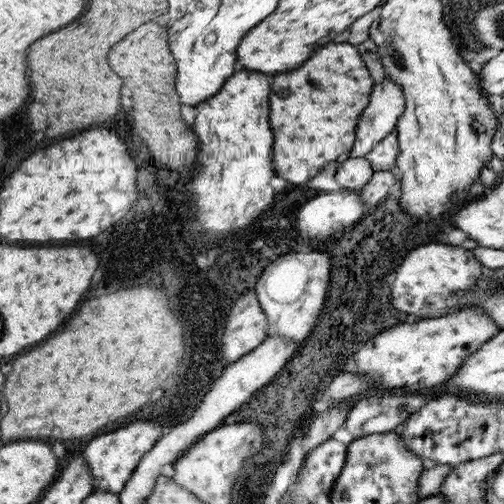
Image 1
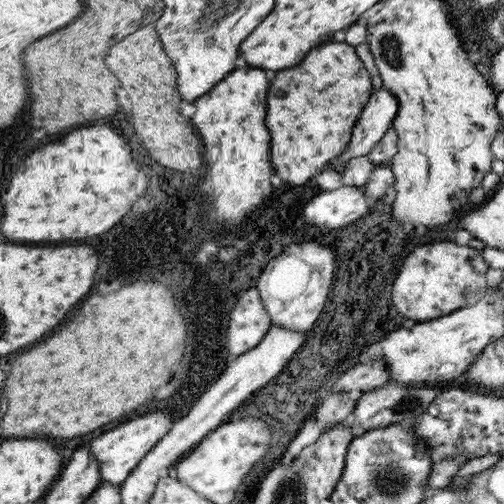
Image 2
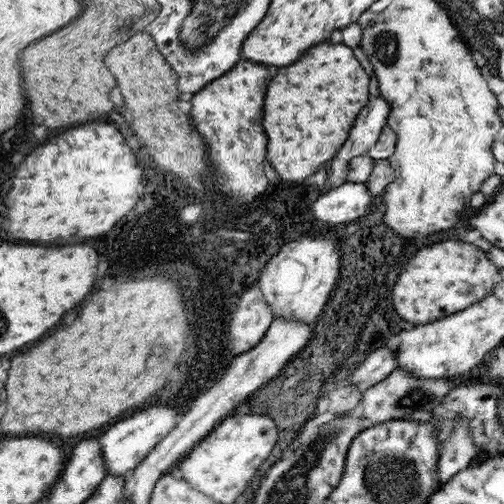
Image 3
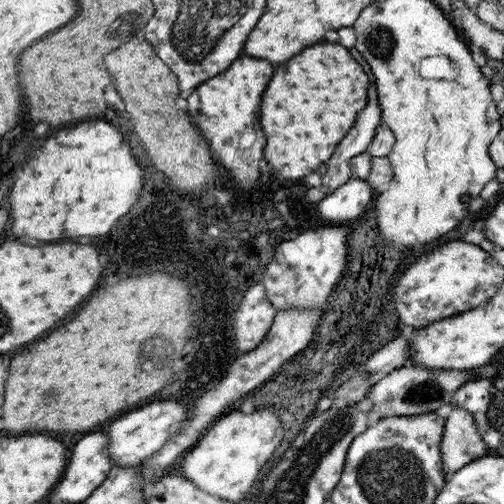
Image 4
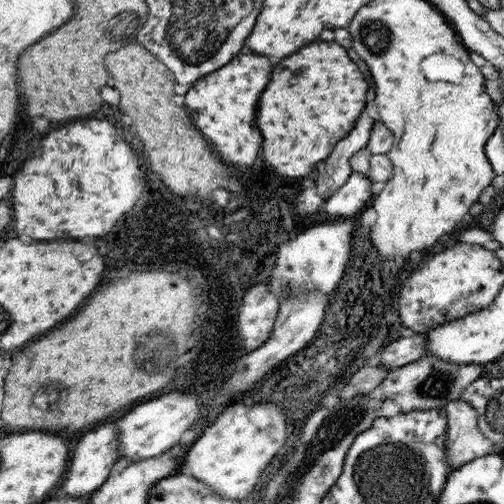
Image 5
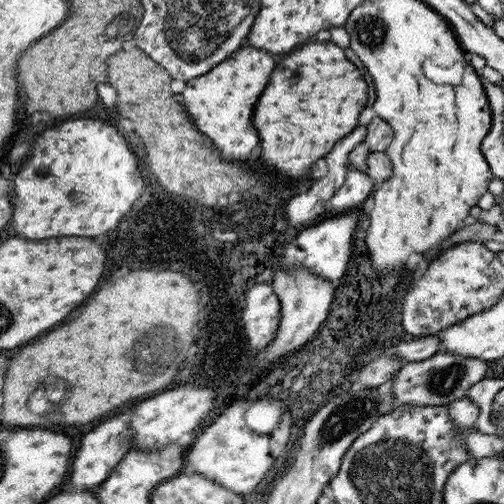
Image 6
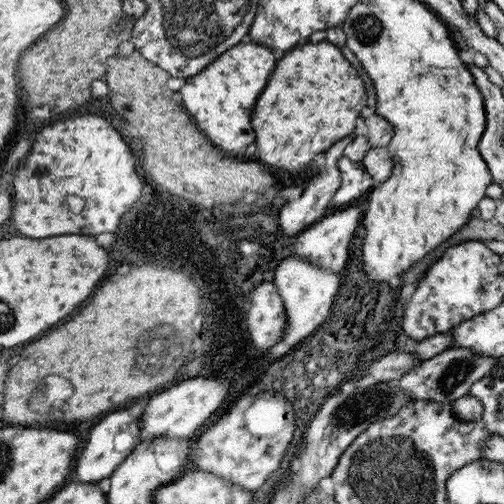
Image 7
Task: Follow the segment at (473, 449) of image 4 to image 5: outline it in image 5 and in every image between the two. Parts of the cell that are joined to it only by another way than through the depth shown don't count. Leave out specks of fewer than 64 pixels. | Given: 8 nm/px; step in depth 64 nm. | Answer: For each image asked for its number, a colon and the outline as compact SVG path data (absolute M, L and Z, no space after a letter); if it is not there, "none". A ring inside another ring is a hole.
5: M463 400L447 402L445 406L447 414L447 440L445 440L445 452L447 452L447 464L451 470L457 470L459 466L481 458L491 456L491 442L479 434L477 428L477 412Z

